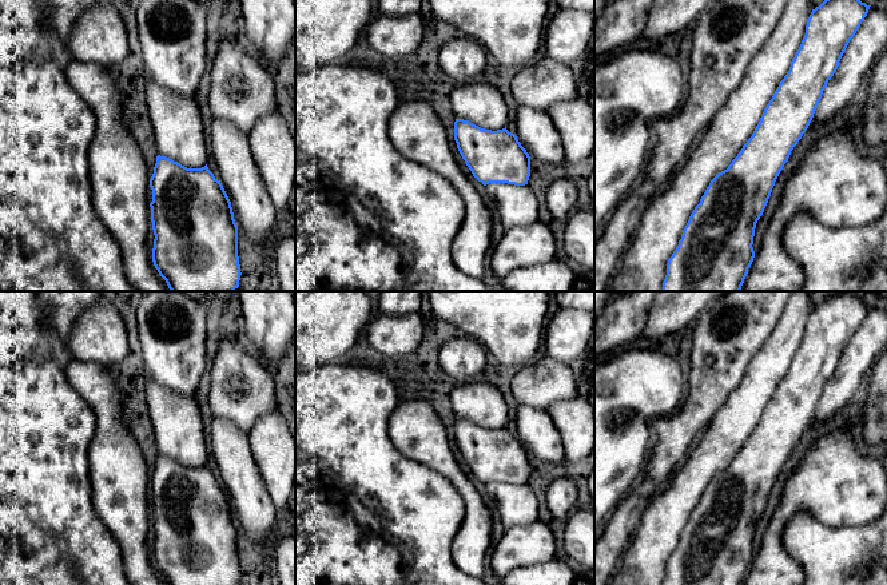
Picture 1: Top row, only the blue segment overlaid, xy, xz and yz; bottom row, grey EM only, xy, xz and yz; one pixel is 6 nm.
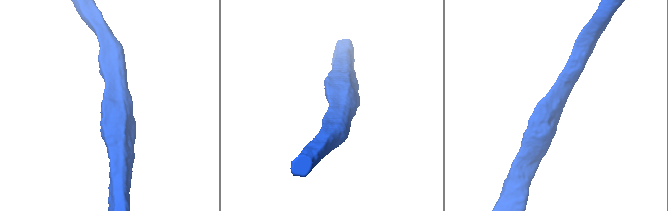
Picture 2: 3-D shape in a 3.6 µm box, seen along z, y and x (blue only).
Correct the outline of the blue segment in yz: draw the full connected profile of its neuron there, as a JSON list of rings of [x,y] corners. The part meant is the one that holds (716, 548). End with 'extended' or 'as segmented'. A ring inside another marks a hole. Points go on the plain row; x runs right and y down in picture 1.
[[[843,291],[812,309],[789,370],[752,435],[692,510],[663,585],[743,585],[755,557],[756,522],[775,481],[870,306]]]; as segmented

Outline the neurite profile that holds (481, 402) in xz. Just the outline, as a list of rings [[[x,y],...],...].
[[[477,379],[460,383],[450,391],[456,418],[469,419],[485,429],[502,429],[508,421],[504,394],[493,383]]]

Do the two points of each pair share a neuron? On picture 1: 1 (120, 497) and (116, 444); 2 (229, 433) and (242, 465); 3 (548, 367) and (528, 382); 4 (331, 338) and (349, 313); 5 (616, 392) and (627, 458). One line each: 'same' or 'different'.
1: same
2: same
3: same
4: same
5: same

